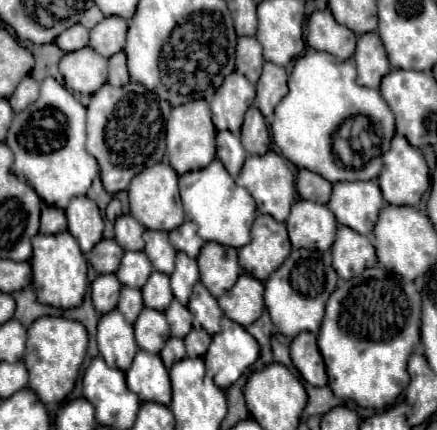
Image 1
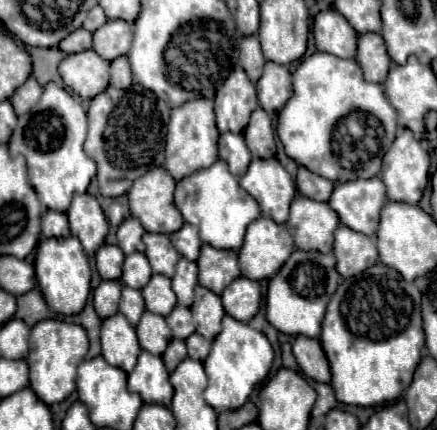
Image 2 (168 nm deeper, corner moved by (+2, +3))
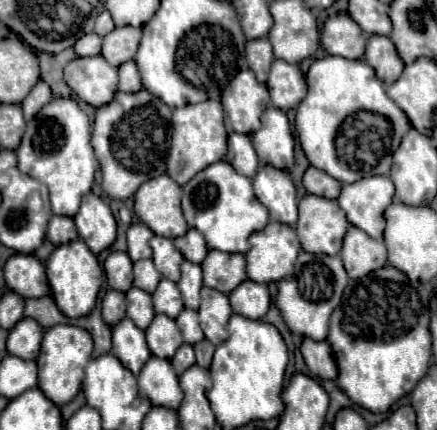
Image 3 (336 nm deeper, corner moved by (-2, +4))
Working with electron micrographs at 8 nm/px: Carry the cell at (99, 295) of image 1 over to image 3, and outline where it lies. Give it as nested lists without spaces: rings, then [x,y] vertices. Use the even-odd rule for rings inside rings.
[[[108,289],[108,293],[102,299],[102,319],[108,325],[116,325],[122,317],[126,317],[126,295]]]

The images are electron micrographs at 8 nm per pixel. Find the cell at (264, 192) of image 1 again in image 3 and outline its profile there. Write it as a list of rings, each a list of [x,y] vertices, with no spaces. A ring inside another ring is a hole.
[[[262,165],[254,177],[254,193],[262,205],[270,211],[270,221],[278,221],[294,227],[298,221],[298,197],[296,187],[288,171]]]

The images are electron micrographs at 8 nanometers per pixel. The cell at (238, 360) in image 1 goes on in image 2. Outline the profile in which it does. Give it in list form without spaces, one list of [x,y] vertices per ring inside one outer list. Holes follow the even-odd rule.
[[[226,314],[222,318],[222,332],[214,338],[212,350],[204,360],[204,370],[208,376],[204,400],[218,412],[240,408],[246,402],[246,398],[252,394],[252,390],[268,376],[272,360],[274,352],[266,336]]]

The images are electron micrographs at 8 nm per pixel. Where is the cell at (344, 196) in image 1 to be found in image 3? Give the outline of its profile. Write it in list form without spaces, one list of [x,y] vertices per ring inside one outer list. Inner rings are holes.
[[[374,175],[352,185],[344,185],[338,205],[346,211],[352,225],[366,231],[370,237],[382,241],[384,237],[384,209],[394,199],[394,183],[388,175]]]

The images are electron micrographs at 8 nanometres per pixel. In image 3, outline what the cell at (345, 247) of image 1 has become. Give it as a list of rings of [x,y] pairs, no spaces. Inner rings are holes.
[[[350,227],[344,237],[340,257],[344,261],[348,277],[358,279],[386,265],[388,251],[386,251],[384,241],[376,241],[370,235],[362,233],[362,229]]]

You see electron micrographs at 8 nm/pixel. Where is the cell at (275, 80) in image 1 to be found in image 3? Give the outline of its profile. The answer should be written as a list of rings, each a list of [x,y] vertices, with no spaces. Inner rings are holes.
[[[278,59],[270,69],[270,79],[266,85],[270,91],[272,103],[282,111],[298,107],[298,103],[304,99],[308,91],[306,77],[300,71],[300,67],[290,65],[286,61],[278,61]]]

